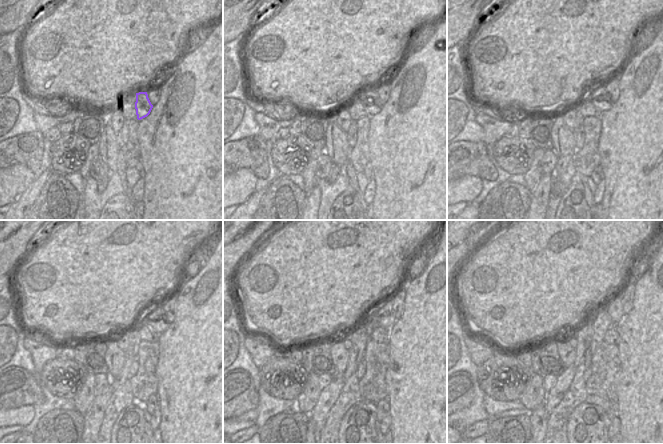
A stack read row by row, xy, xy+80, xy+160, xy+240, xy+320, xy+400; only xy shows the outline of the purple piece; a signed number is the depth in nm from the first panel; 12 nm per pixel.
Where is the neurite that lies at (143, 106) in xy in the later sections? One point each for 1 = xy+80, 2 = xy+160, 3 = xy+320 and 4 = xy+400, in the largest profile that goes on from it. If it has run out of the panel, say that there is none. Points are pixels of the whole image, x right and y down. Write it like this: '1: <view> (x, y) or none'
1: xy+80 (372, 104)
2: xy+160 (606, 106)
3: xy+320 (385, 311)
4: xy+400 (615, 309)

